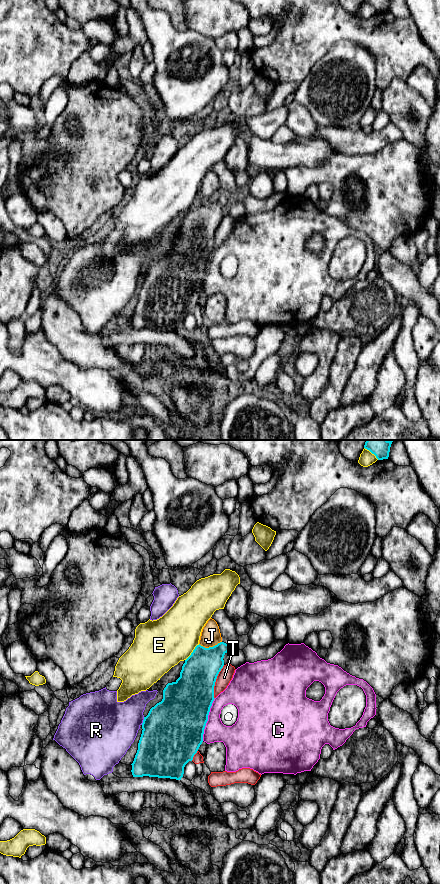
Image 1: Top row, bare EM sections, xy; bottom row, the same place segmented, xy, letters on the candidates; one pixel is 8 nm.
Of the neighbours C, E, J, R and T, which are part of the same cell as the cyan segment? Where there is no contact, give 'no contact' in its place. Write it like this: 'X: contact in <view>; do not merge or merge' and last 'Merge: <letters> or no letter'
C: contact in xy; do not merge
E: contact in xy; do not merge
J: contact in xy; do not merge
R: contact in xy; do not merge
T: contact in xy; do not merge
Merge: no letter

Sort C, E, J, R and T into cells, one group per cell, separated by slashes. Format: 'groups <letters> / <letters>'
groups C / E / J / R / T

